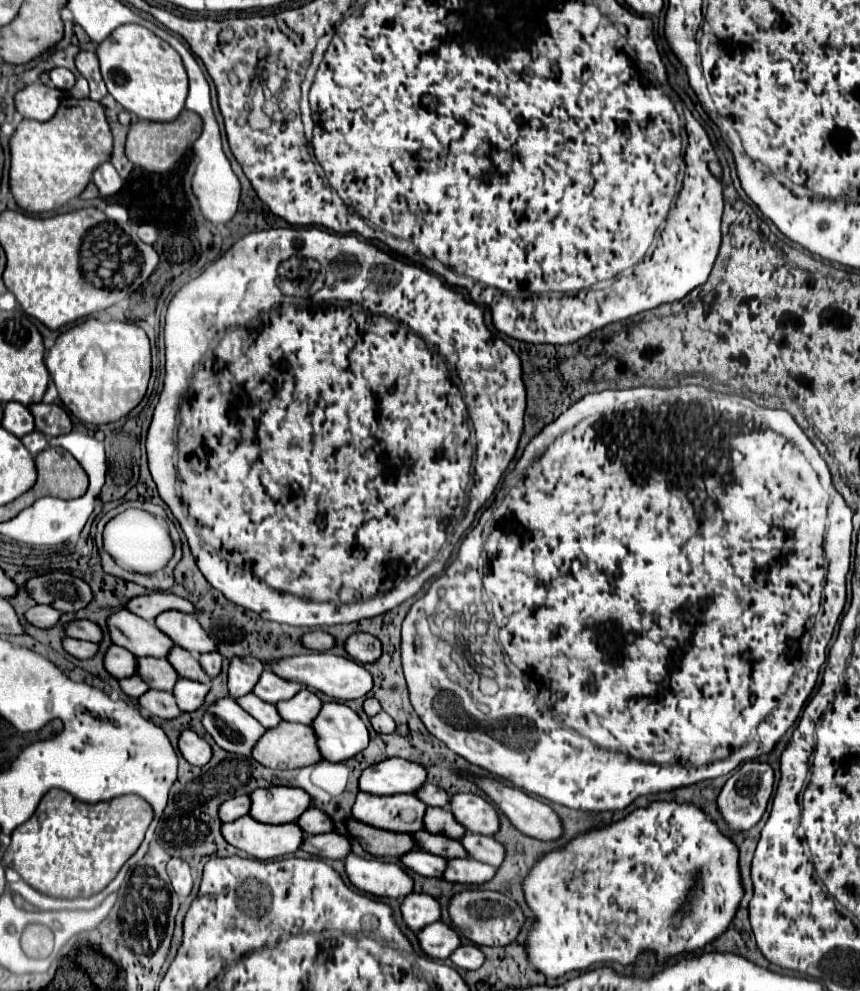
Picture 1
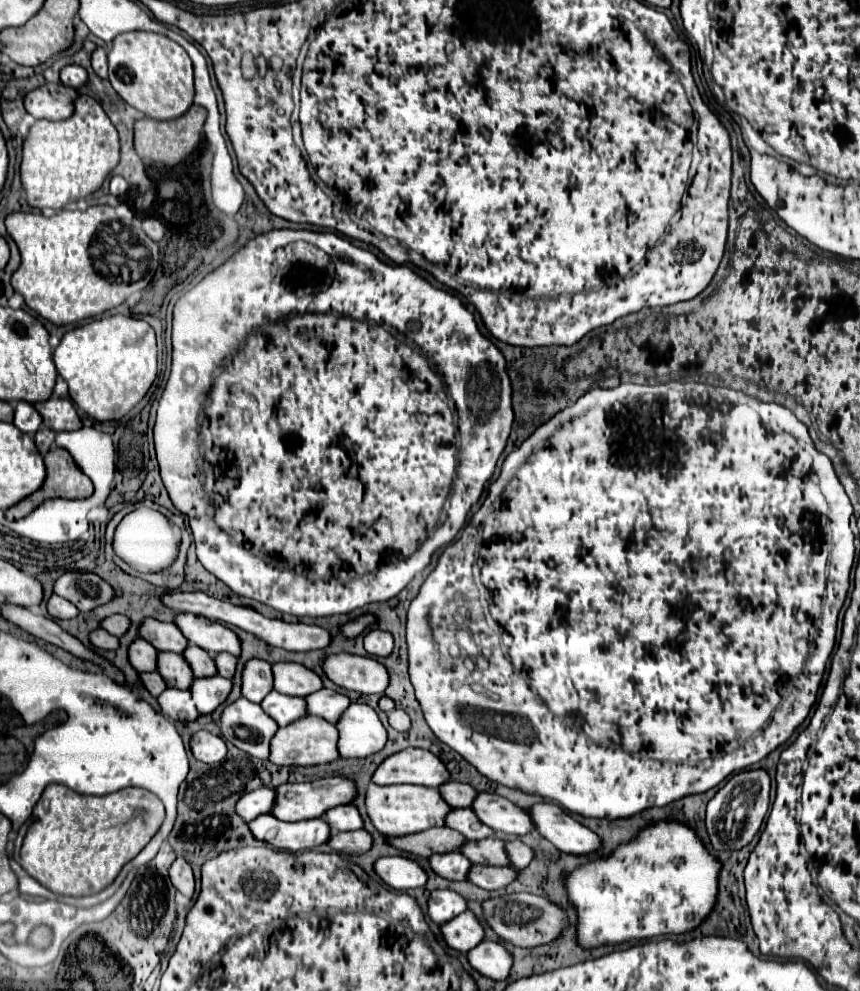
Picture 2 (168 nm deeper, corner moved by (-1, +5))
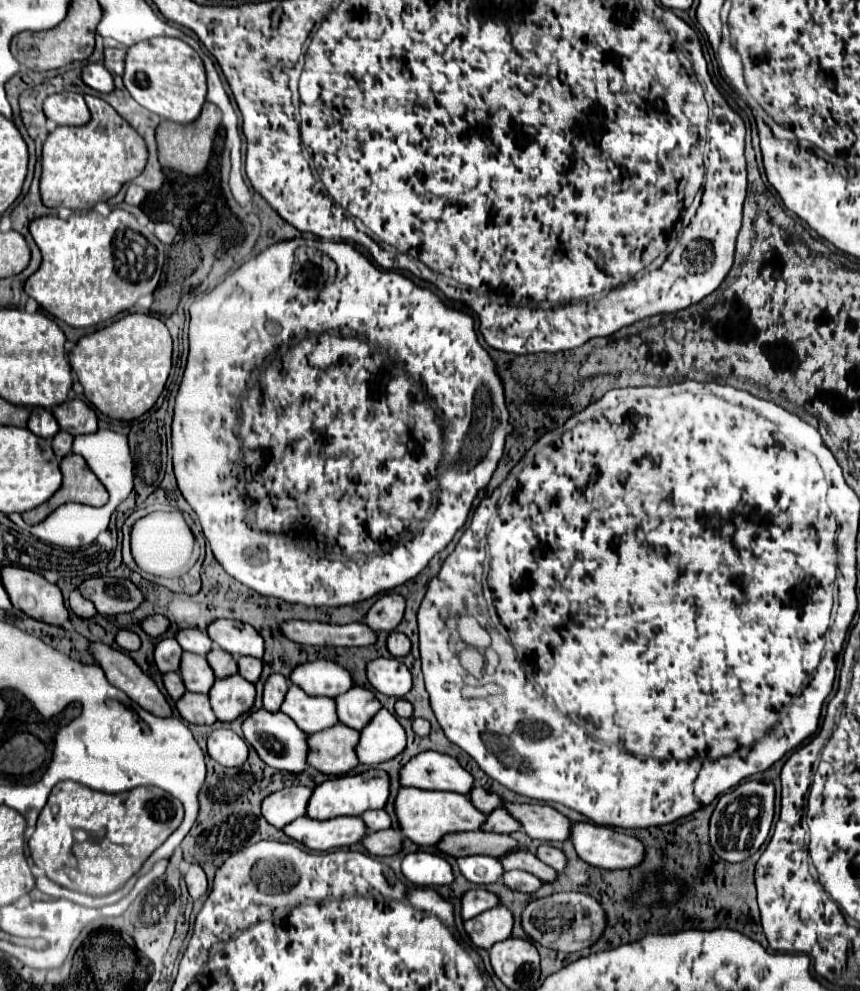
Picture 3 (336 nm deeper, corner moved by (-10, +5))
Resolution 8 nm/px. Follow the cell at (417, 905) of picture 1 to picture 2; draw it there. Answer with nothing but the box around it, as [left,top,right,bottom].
[428,890,466,924]

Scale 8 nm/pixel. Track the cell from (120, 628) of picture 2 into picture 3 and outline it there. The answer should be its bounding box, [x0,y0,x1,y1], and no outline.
[143,614,171,636]

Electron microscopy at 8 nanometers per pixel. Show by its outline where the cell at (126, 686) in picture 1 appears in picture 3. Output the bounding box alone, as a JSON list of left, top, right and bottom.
[163,672,185,702]

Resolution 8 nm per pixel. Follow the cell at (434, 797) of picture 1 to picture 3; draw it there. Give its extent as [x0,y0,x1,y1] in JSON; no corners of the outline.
[469,786,503,814]

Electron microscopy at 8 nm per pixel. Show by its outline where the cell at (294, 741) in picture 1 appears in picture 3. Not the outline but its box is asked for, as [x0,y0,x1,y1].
[309,724,359,776]

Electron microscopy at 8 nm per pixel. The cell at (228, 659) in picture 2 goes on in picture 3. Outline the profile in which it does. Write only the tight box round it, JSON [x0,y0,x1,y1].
[237,656,263,684]

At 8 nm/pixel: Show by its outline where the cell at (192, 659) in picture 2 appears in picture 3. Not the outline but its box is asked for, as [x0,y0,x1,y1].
[207,648,239,678]

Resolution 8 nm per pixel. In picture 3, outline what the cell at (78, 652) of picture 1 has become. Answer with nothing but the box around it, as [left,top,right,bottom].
[117,630,141,650]

